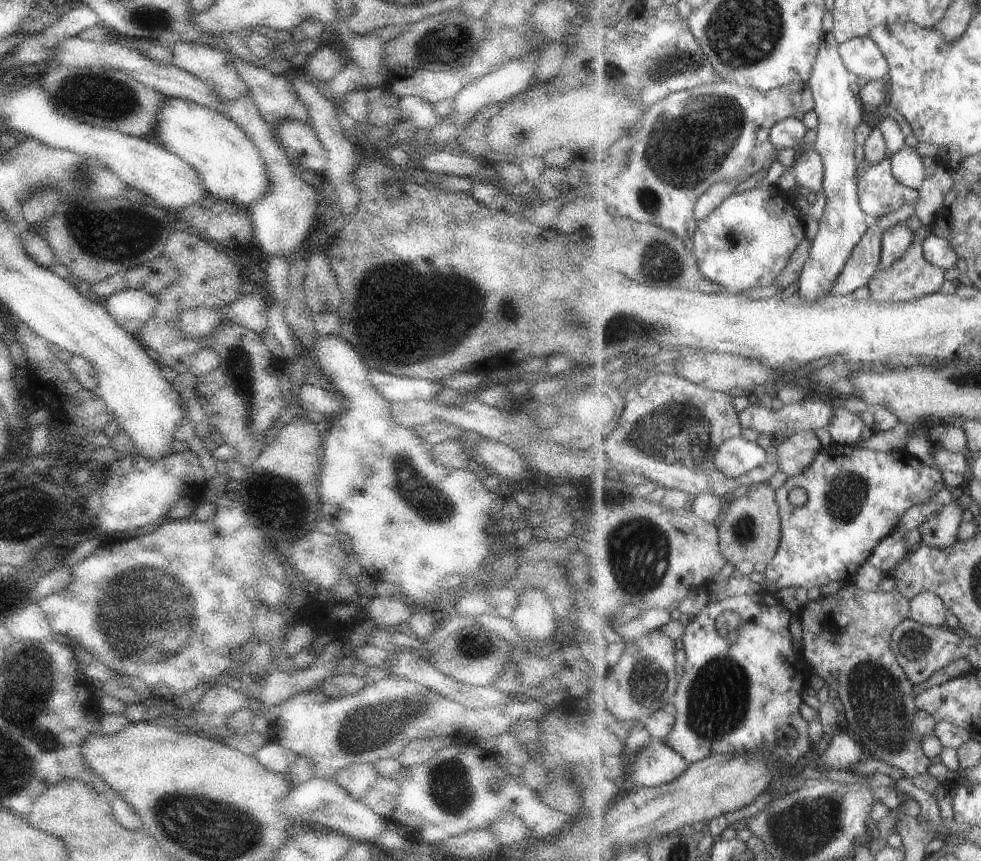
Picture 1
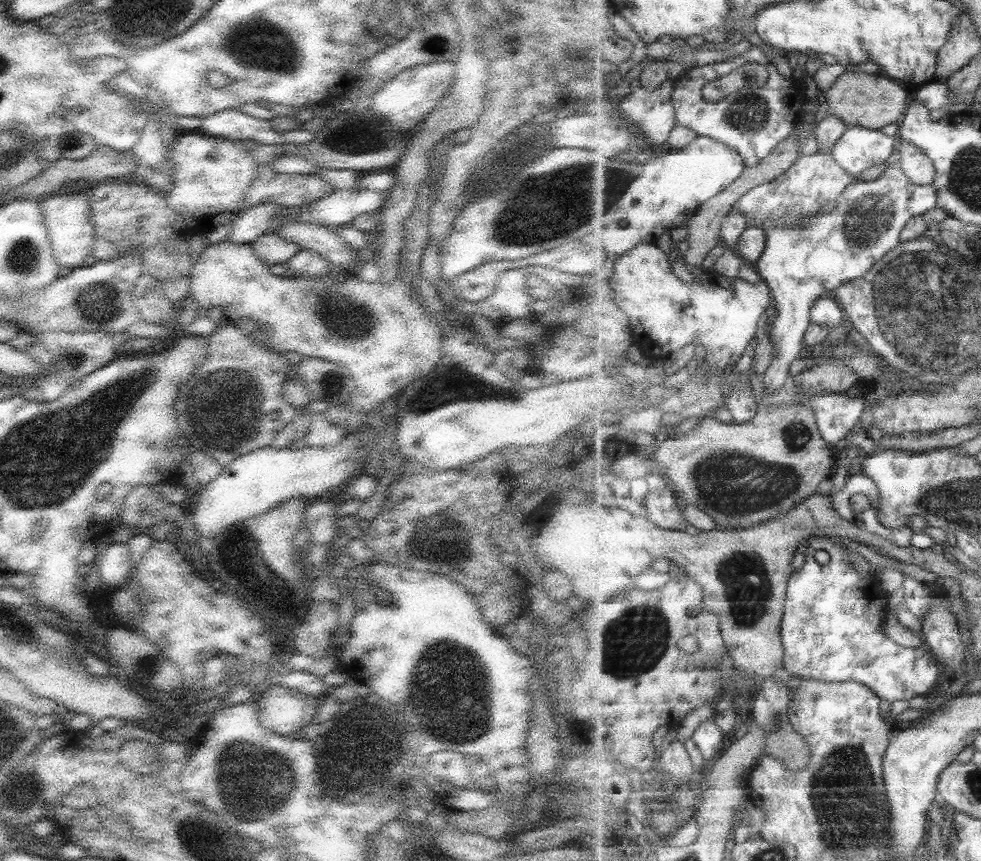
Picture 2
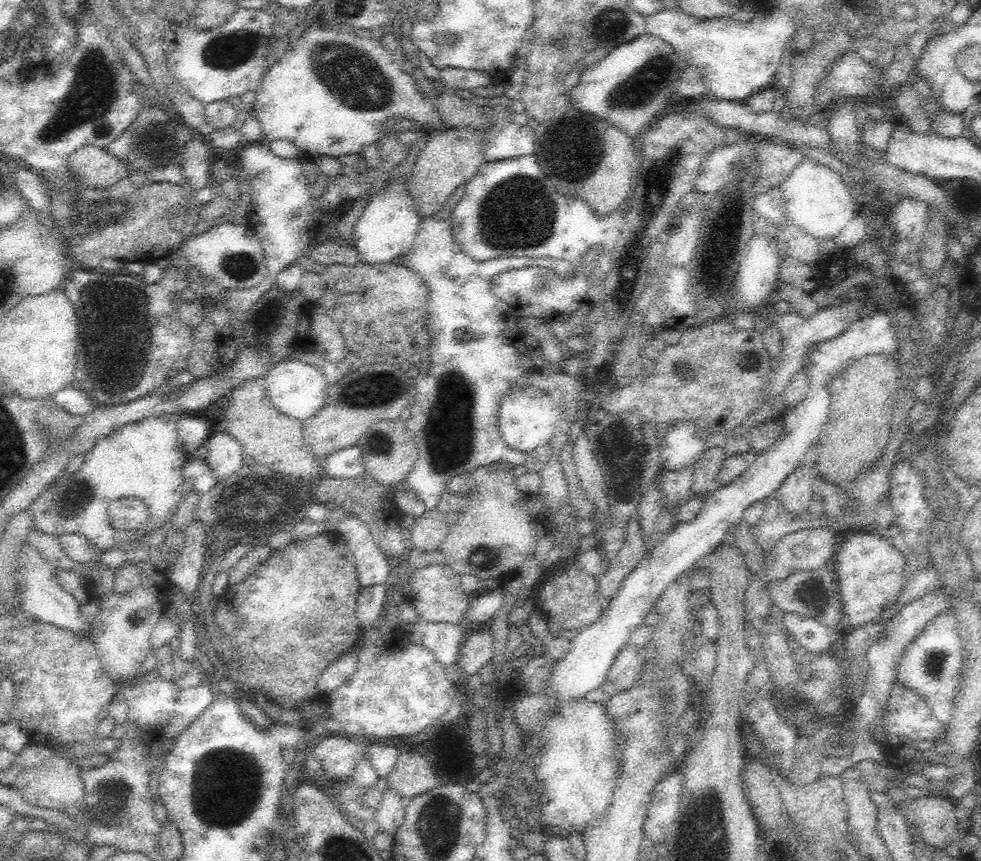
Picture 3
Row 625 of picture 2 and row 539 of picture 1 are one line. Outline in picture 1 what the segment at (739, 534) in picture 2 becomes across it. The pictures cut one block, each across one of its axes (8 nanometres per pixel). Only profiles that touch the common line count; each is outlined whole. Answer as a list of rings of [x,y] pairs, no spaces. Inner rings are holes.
[[[771,483],[751,486],[749,491],[742,498],[736,498],[723,514],[719,521],[721,546],[724,556],[727,556],[731,564],[752,561],[754,564],[769,565],[776,558],[784,534],[781,506],[777,498],[777,490]]]

